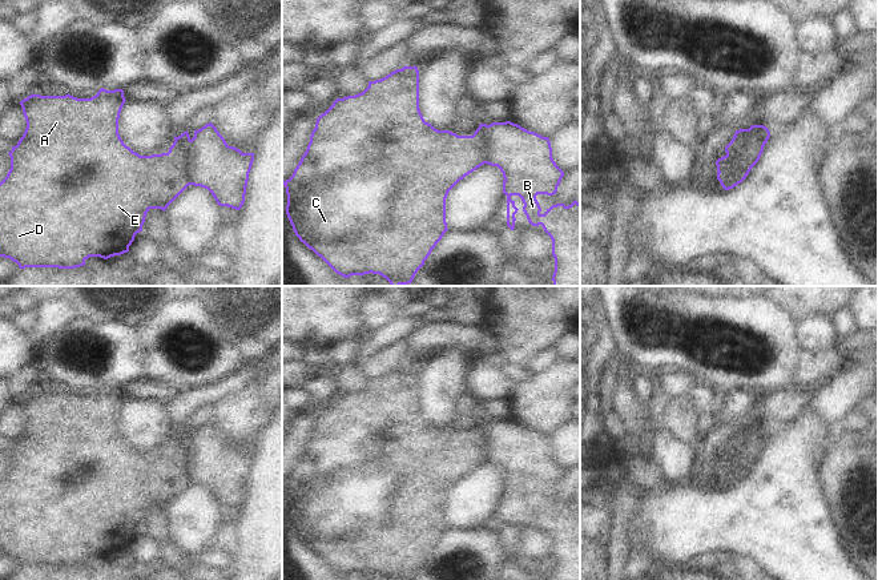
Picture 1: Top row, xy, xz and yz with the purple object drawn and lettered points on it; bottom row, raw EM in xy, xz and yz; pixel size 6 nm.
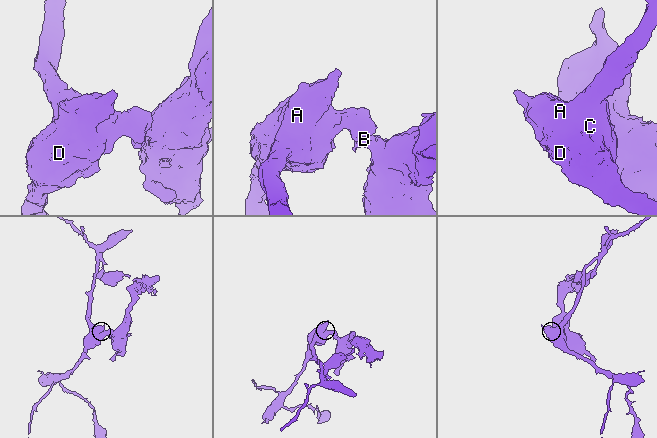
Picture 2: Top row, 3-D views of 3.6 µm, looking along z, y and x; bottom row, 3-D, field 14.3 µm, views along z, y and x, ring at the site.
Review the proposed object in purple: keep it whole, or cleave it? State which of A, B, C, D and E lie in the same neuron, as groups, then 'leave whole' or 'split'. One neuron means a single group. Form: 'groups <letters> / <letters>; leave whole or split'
groups A C D E / B; split

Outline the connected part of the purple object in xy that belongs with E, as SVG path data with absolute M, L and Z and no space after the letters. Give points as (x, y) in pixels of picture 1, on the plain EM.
M101 386L90 396L31 392L20 399L27 426L8 451L11 467L0 480L0 555L25 565L74 567L89 555L108 557L129 549L137 531L142 529L150 507L166 506L190 483L188 448L190 434L174 434L168 451L140 454L118 432L118 416L125 402L124 388Z

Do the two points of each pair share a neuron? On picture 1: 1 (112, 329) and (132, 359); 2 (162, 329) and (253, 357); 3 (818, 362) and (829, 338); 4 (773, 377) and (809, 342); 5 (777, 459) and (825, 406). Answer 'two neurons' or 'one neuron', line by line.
1: one neuron
2: two neurons
3: two neurons
4: two neurons
5: two neurons

